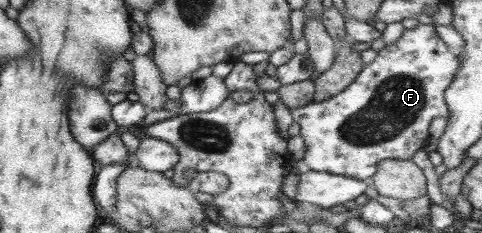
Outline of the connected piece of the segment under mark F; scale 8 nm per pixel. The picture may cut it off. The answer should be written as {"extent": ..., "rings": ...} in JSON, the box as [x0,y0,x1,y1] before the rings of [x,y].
{"extent":[289,24,459,180],"rings":[[[417,24],[414,28],[405,28],[397,41],[389,45],[376,52],[372,62],[364,64],[353,82],[339,94],[321,102],[289,108],[293,122],[299,125],[298,135],[305,147],[302,160],[309,170],[365,180],[382,160],[410,160],[429,137],[429,122],[437,116],[447,118],[443,92],[455,76],[455,70],[459,70],[459,60],[439,38],[435,26]]]}

